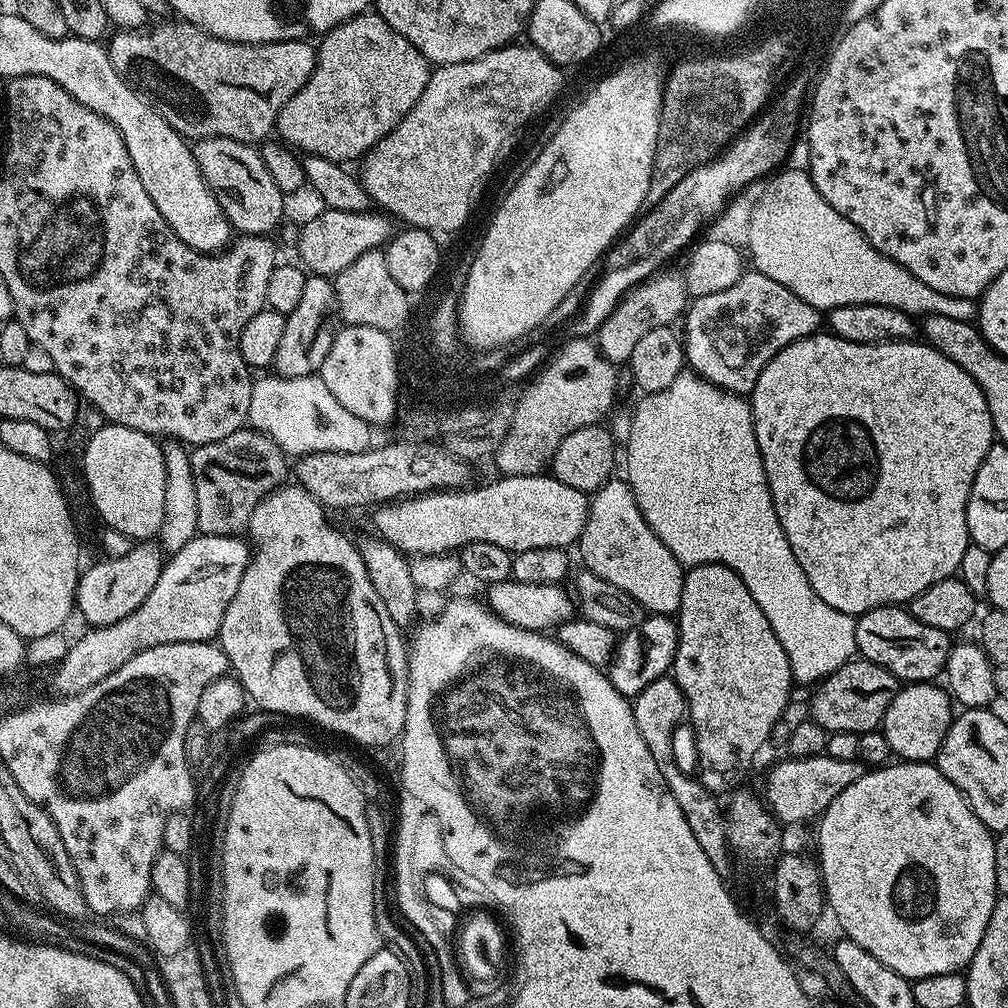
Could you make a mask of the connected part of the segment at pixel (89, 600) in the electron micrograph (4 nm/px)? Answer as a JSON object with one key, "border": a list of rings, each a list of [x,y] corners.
{"border":[[[140,542],[123,558],[100,558],[97,564],[92,564],[89,568],[87,565],[76,584],[75,603],[78,612],[84,615],[85,625],[105,628],[122,622],[126,614],[134,614],[134,610],[146,602],[150,590],[154,590],[154,582],[158,582],[165,563],[165,553],[155,543]]]}

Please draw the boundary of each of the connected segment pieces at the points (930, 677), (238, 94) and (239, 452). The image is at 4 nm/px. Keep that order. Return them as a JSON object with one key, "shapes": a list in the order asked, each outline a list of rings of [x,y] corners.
{"shapes":[[[[907,607],[872,608],[856,617],[856,650],[863,659],[880,664],[900,682],[932,682],[948,666],[954,640],[949,633],[918,622]]],[[[160,22],[156,24],[157,28],[149,27],[147,30],[120,30],[112,41],[107,41],[108,57],[119,76],[185,138],[196,142],[228,138],[256,146],[259,140],[273,135],[282,106],[286,106],[286,102],[290,102],[290,98],[294,98],[294,94],[298,94],[312,76],[317,45],[308,44],[307,39],[273,44],[239,44],[212,36],[196,24],[170,23]]],[[[245,426],[234,434],[222,438],[218,442],[198,444],[191,449],[190,466],[194,470],[194,490],[198,493],[198,526],[206,536],[235,536],[243,533],[254,514],[254,506],[273,488],[287,483],[290,478],[290,464],[287,464],[283,448],[266,434]]]]}

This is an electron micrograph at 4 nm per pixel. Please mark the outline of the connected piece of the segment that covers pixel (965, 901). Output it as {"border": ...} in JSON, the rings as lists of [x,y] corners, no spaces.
{"border":[[[910,760],[907,762],[889,762],[883,766],[873,767],[871,770],[865,771],[862,778],[858,778],[858,782],[850,782],[850,786],[846,786],[846,790],[842,790],[842,794],[838,794],[838,798],[834,798],[830,802],[830,806],[824,811],[823,816],[819,817],[818,825],[820,829],[816,832],[816,844],[820,847],[820,856],[818,855],[818,863],[820,866],[820,876],[824,879],[824,898],[830,912],[836,915],[836,920],[840,923],[840,928],[845,937],[854,942],[858,942],[858,946],[862,946],[862,950],[870,950],[870,954],[874,954],[874,958],[878,958],[878,962],[882,962],[882,966],[890,966],[890,970],[894,970],[894,974],[902,974],[907,980],[914,981],[918,978],[930,978],[930,974],[950,974],[967,969],[970,961],[974,958],[974,954],[978,950],[978,946],[982,942],[982,934],[986,934],[986,926],[990,922],[990,914],[994,910],[994,902],[996,901],[996,842],[993,833],[989,832],[979,818],[974,814],[974,810],[968,804],[968,797],[958,790],[958,786],[954,786],[954,782],[950,782],[932,762],[921,762],[918,760]]]}

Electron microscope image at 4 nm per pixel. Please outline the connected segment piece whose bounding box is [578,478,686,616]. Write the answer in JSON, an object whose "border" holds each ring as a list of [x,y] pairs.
{"border":[[[613,478],[591,493],[586,526],[578,541],[584,555],[583,567],[621,588],[649,613],[672,616],[679,613],[685,565],[646,522],[627,479]]]}

